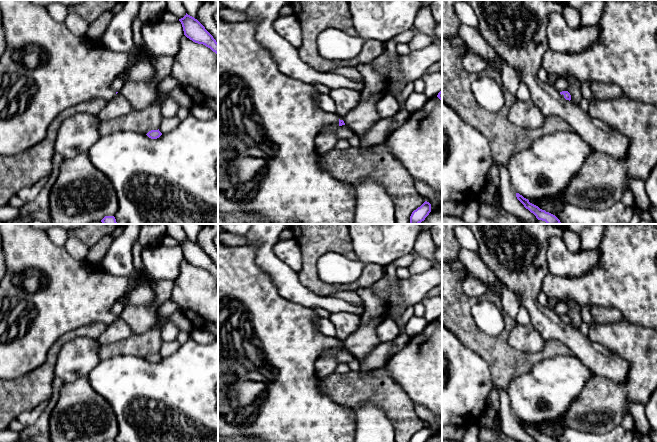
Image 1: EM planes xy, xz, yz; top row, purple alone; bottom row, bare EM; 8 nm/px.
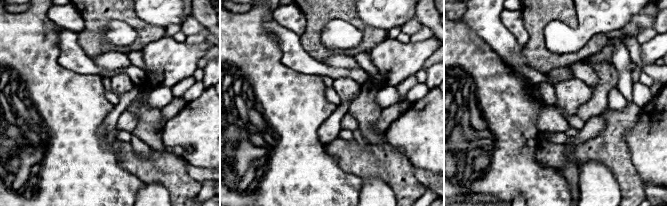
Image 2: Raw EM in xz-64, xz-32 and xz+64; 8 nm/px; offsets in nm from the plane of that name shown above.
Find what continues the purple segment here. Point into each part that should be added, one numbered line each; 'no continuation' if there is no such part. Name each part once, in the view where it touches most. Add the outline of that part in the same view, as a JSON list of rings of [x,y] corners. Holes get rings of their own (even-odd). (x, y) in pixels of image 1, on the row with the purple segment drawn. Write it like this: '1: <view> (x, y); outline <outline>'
no continuation

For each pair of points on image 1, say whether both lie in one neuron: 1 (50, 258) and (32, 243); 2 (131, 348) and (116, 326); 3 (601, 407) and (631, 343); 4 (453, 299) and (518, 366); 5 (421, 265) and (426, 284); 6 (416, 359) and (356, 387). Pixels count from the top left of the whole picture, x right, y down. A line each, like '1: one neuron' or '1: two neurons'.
1: one neuron
2: two neurons
3: one neuron
4: one neuron
5: two neurons
6: two neurons

